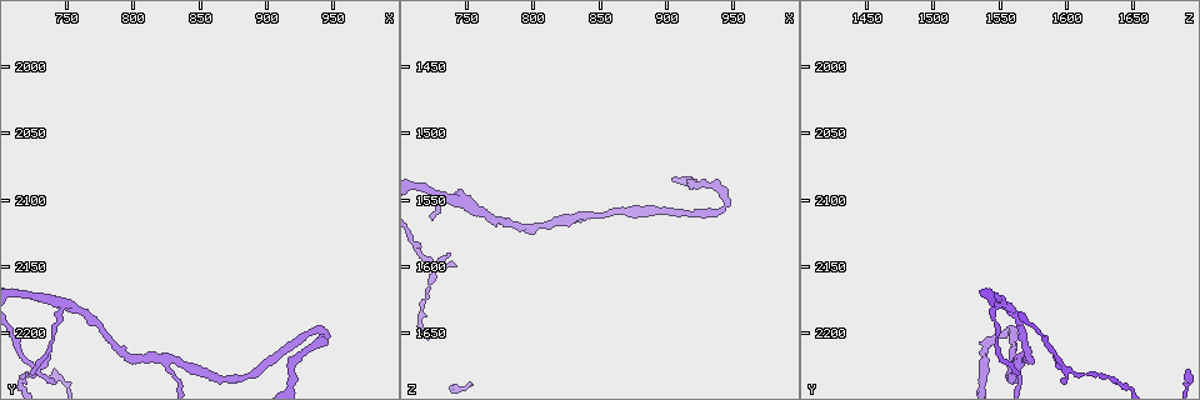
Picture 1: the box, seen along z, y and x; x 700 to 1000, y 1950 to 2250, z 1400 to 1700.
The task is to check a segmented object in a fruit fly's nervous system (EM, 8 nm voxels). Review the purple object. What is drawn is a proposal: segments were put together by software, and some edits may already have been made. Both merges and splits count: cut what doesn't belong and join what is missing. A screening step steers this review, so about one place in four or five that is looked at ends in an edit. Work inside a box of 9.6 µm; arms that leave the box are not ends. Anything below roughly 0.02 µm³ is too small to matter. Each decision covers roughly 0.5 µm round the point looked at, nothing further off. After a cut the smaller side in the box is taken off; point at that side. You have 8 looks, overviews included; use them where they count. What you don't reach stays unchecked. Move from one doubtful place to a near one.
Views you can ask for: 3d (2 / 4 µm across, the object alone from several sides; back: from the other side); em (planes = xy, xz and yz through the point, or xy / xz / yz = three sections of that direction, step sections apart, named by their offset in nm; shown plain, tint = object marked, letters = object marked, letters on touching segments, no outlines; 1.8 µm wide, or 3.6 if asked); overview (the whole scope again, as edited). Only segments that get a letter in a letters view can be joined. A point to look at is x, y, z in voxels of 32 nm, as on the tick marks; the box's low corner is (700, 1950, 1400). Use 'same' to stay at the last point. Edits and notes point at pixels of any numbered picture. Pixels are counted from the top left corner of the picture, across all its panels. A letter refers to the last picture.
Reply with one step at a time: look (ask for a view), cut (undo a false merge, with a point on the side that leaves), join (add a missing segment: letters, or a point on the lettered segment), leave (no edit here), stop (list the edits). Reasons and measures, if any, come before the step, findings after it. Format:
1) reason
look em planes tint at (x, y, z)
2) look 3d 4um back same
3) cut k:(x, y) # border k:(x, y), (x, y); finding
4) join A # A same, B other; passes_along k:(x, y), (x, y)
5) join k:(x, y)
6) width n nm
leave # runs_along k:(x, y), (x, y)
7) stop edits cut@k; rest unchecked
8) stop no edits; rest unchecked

tapers out
look 3d 2um at (724, 2232, 1562)

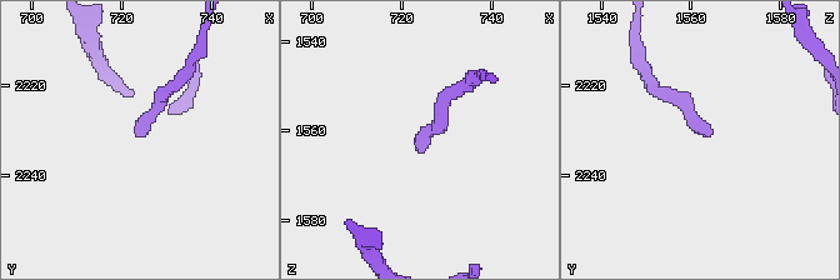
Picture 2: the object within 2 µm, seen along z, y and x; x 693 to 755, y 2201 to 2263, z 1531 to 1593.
look em planes letters at (723, 2231, 1563)

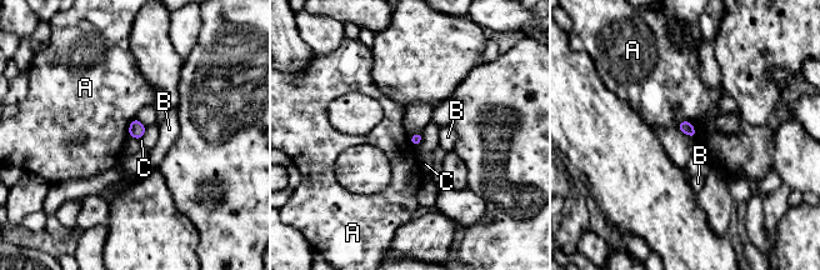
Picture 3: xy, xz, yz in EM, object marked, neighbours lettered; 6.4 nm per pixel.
width 70 nm; longest_contact A 150 nm
leave # A other, B other, C other; no lettered segment goes on from it

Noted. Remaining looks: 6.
sudden change in width
look 3d 2um at (826, 2218, 1566)

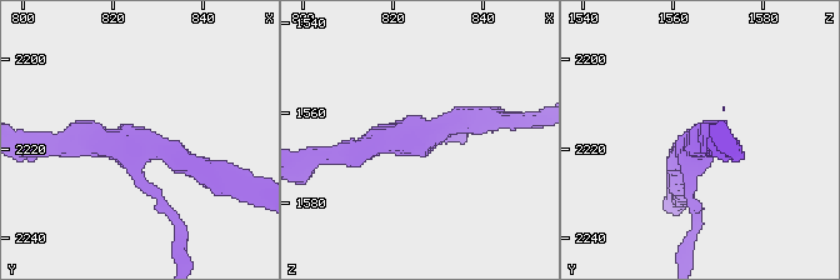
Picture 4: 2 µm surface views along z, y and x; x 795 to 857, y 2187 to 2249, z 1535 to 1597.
now the EM
look em planes letters at (823, 2219, 1565)

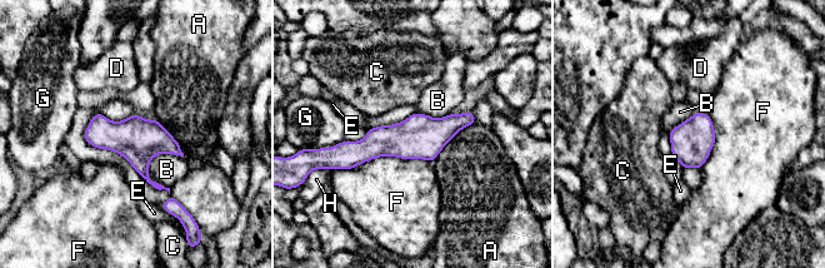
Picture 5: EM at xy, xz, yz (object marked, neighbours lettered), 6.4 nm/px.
longest_contact F 650 nm
leave # A other, B other, C other, D other, E other, F other, G other, H other; border 5:(183, 155), (156, 154), (148, 177); one neuron here

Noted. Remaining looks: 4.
abrupt turn
look em planes tint at (944, 2200, 1552)

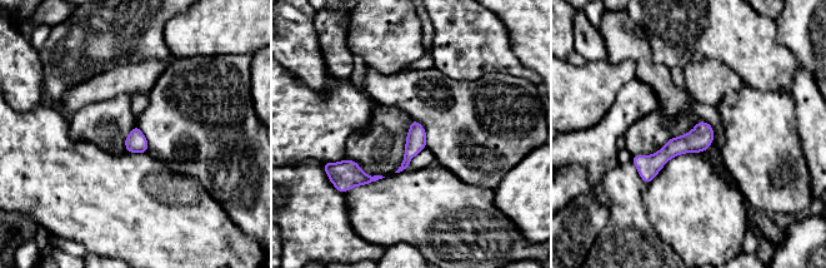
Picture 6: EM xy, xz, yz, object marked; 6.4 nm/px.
see the neighbours
look em planes letters same

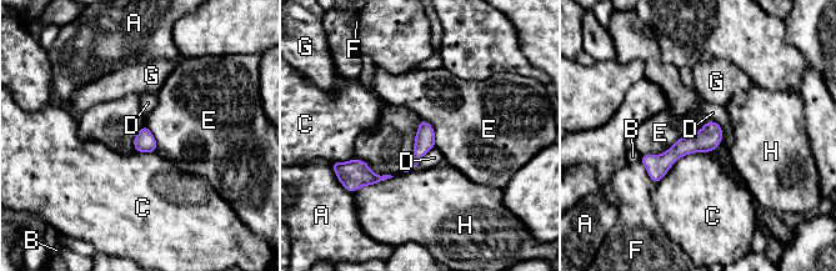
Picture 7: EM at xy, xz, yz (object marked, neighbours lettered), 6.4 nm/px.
longest_contact C 400 nm
leave # A other, B other, C other, D other, E other, F other, G other, H other; all the same neuron

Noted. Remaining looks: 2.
stop no edits; rest unchecked

